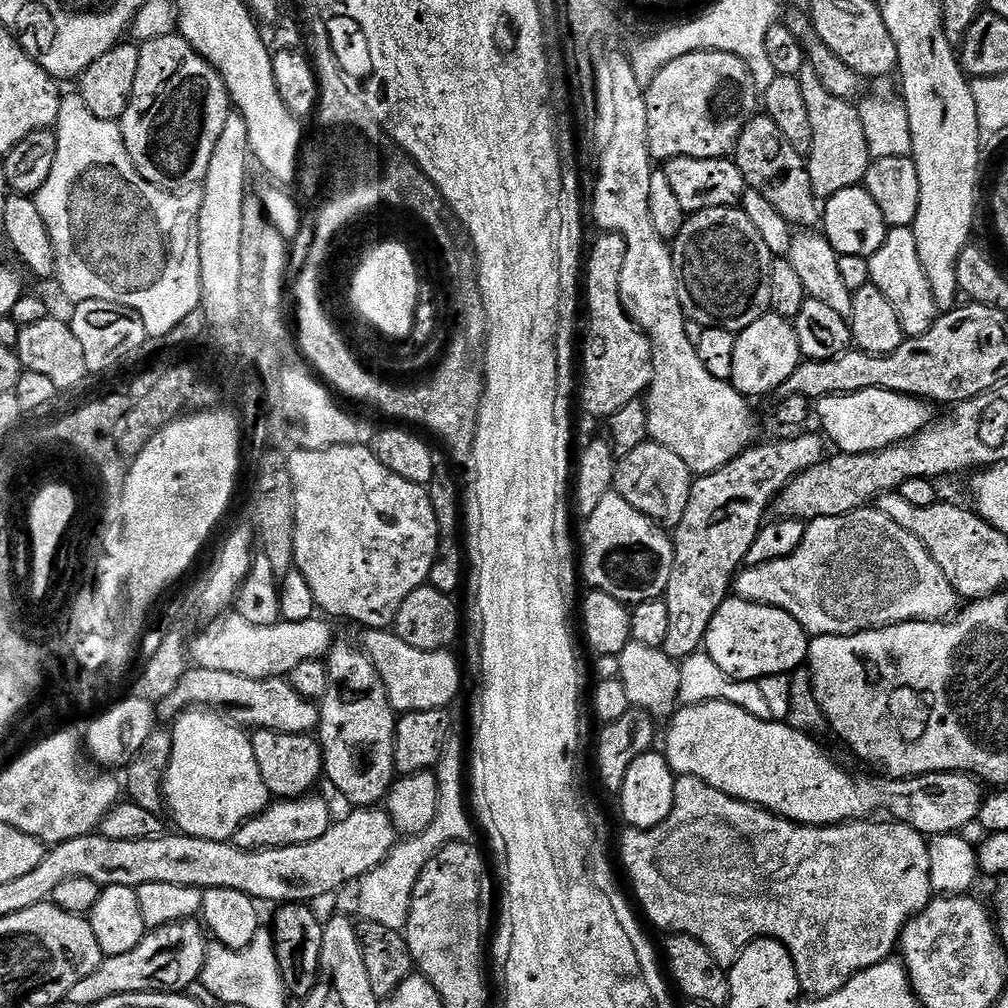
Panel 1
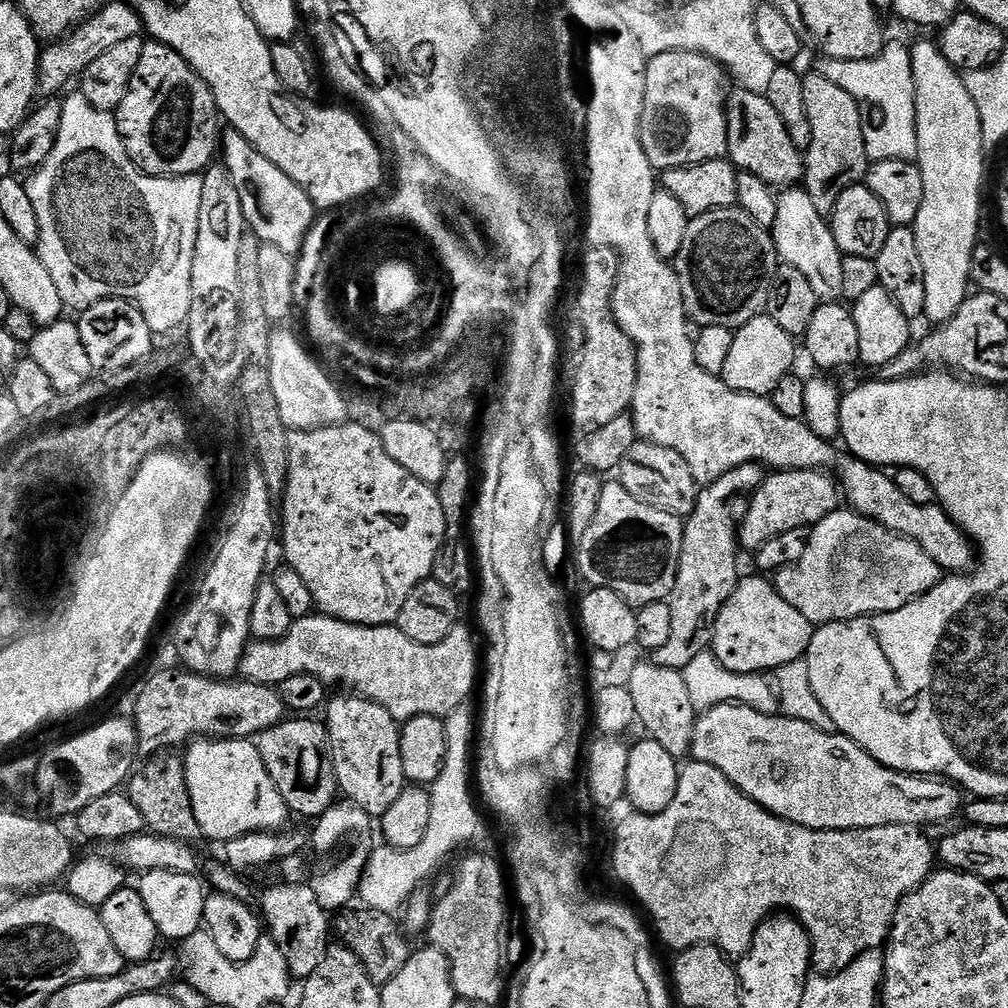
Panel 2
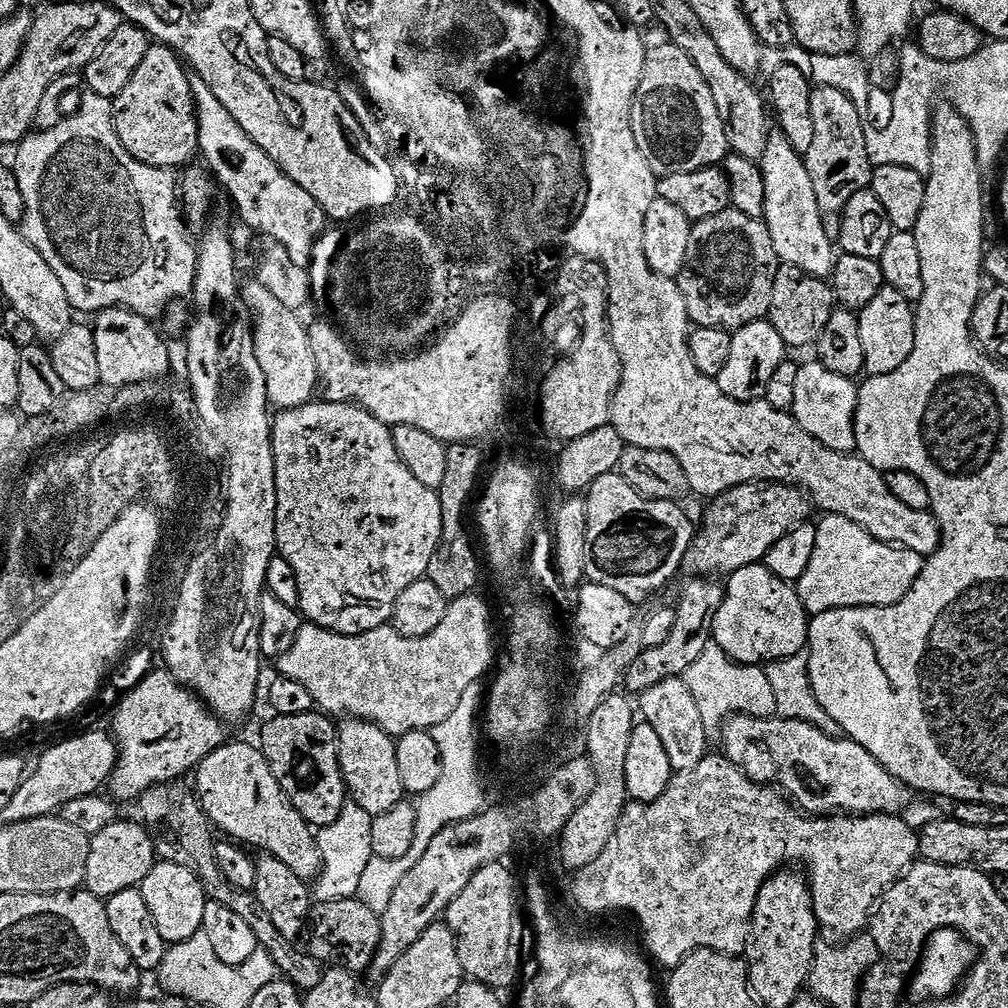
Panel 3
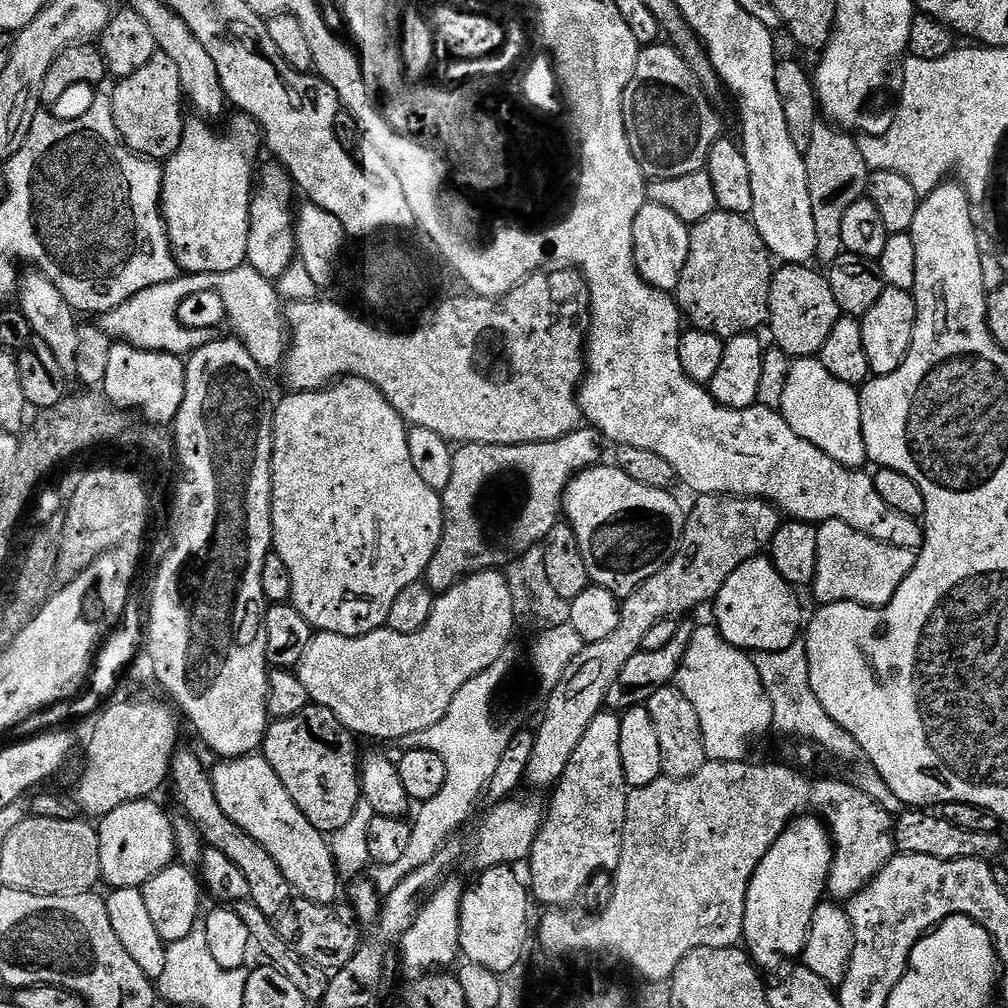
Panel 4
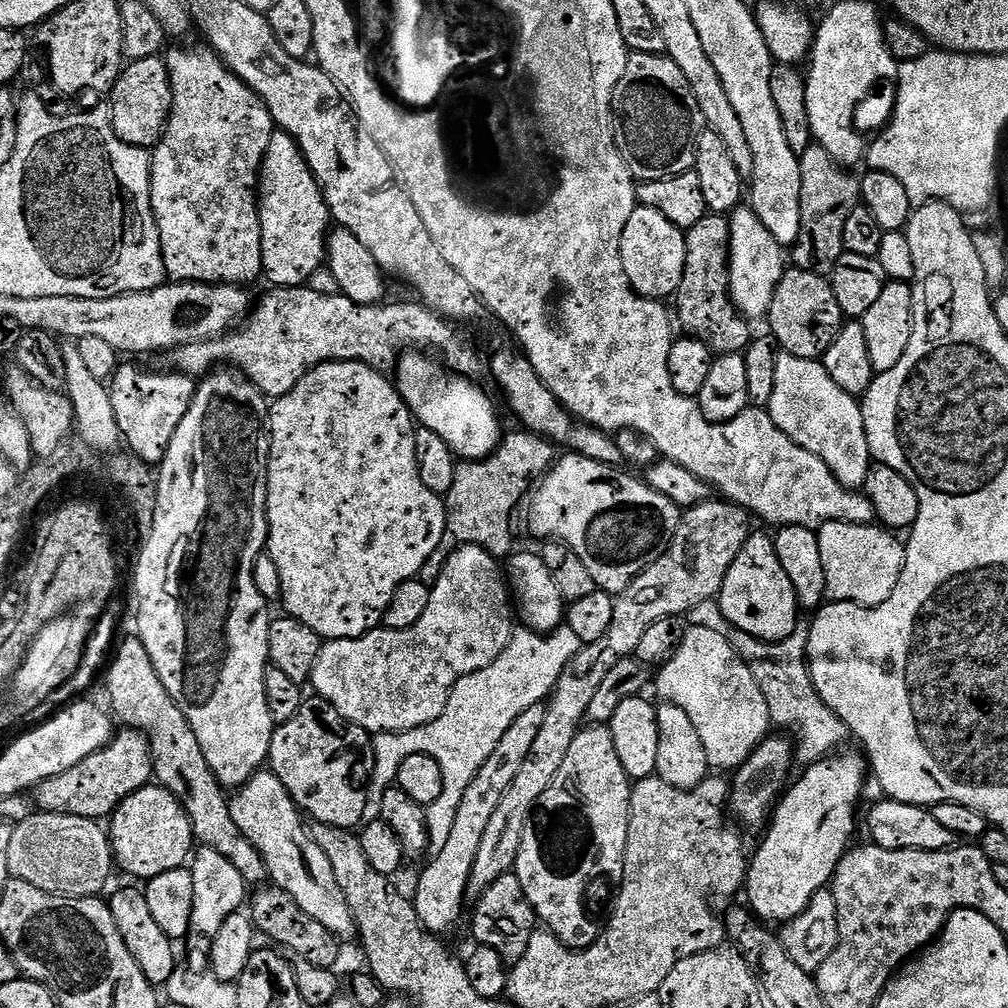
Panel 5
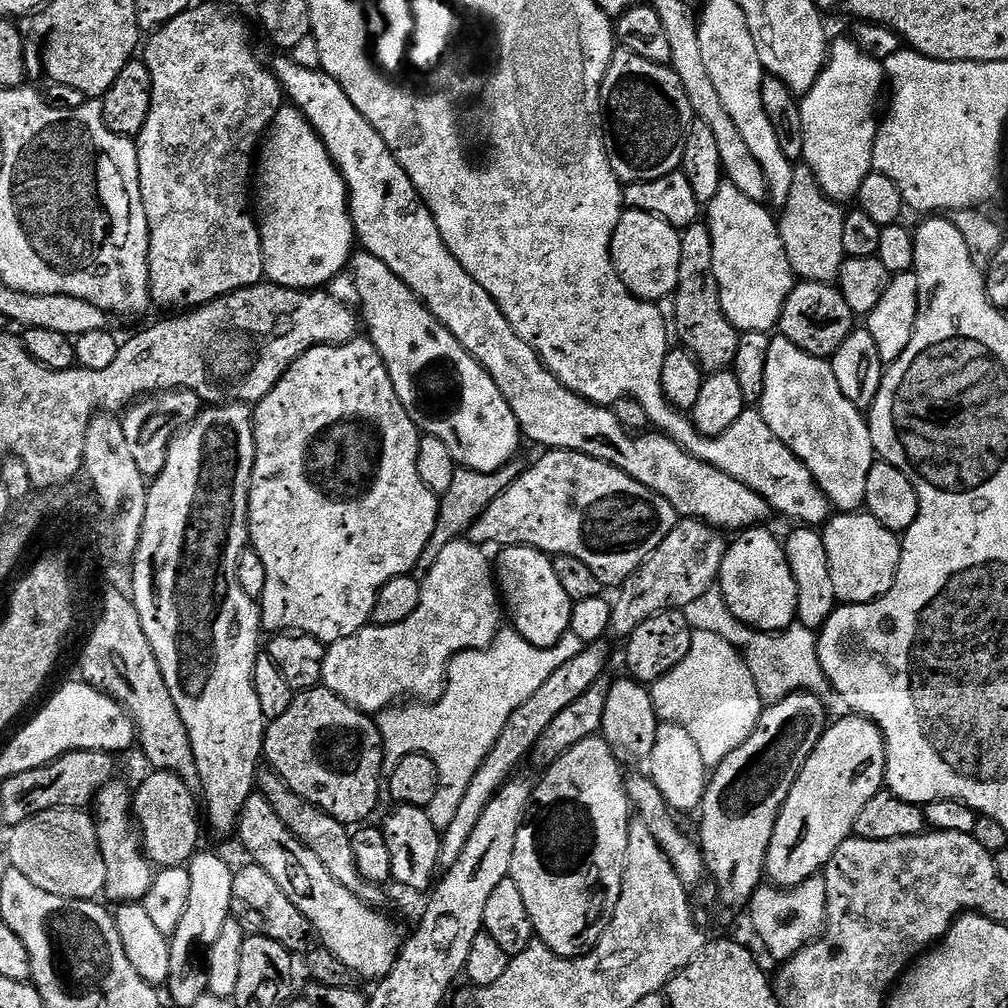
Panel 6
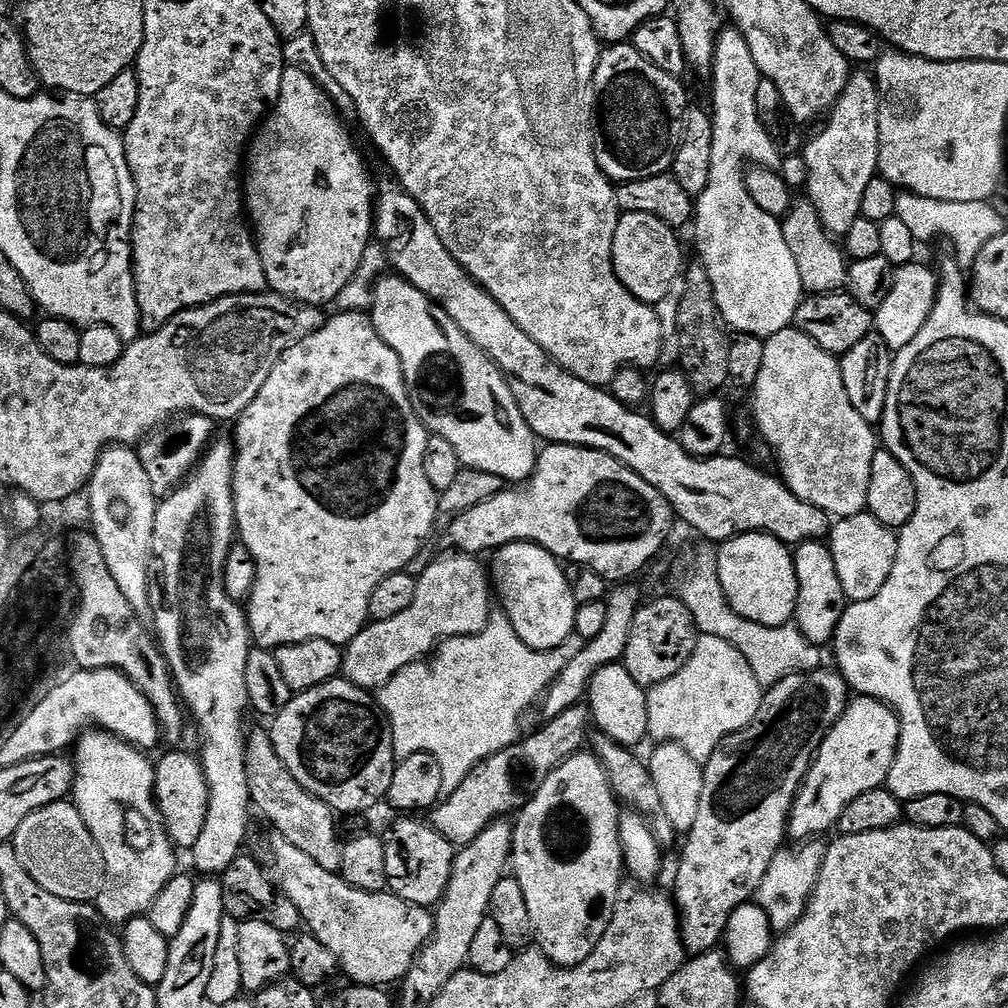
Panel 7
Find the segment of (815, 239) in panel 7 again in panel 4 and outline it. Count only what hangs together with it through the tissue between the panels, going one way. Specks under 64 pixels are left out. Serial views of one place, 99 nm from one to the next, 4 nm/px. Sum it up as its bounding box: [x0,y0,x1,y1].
[804,122,870,265]

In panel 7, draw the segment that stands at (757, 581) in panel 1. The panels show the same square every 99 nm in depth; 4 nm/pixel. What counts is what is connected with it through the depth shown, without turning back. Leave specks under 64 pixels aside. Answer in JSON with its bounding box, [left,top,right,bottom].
[826,511,898,601]

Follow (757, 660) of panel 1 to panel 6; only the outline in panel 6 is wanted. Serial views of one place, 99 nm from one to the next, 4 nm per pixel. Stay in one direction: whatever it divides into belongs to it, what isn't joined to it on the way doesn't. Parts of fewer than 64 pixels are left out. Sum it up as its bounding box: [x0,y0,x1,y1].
[718,526,798,632]

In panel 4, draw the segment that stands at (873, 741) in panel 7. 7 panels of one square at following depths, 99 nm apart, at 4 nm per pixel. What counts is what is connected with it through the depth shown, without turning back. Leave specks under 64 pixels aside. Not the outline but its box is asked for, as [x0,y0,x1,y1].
[742,814,833,972]

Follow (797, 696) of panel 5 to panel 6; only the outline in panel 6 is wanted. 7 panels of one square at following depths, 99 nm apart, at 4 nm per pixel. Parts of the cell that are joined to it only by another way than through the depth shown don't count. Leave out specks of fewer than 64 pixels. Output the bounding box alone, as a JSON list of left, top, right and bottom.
[682,586,837,706]

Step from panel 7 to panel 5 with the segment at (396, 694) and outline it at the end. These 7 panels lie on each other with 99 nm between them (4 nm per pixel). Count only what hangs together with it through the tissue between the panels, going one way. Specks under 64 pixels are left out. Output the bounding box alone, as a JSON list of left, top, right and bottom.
[363,626,582,853]

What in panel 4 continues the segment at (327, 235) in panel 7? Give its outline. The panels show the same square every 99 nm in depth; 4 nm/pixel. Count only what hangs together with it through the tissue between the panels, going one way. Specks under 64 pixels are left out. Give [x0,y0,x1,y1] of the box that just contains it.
[246,162,296,281]

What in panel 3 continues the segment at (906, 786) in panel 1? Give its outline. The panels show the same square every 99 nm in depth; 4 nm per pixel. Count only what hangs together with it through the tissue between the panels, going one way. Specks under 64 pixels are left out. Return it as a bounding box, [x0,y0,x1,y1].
[722,716,914,818]

